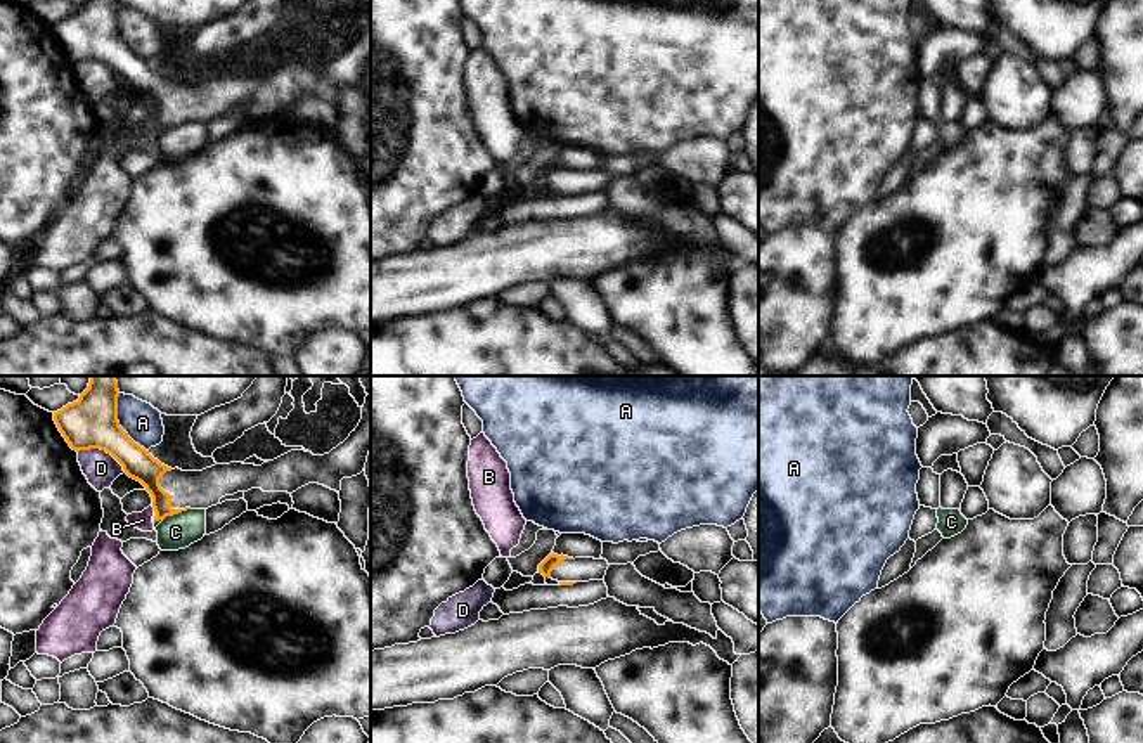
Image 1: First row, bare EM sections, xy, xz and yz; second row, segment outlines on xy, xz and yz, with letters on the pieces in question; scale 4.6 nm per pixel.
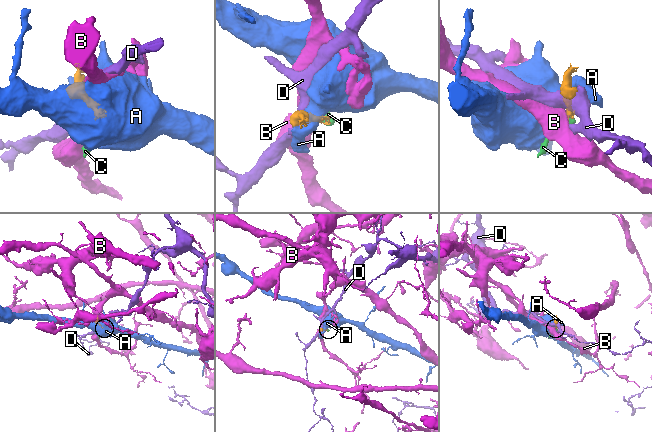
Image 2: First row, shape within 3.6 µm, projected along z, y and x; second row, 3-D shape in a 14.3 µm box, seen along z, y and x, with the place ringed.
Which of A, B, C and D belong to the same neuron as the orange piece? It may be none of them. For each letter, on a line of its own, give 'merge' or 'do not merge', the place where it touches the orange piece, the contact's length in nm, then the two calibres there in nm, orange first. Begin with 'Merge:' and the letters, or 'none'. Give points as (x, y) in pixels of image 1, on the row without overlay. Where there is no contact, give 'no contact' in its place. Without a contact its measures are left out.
Merge: none
A: do not merge; contact xy (118, 37); length 300 nm; calibres 240 and 170 nm
B: do not merge; contact xy (154, 122); length 40 nm; calibres 150 and 80 nm
C: do not merge; contact xy (175, 125); length 140 nm; calibres 130 and 160 nm
D: do not merge; contact xy (103, 61); length 240 nm; calibres 240 and 160 nm

